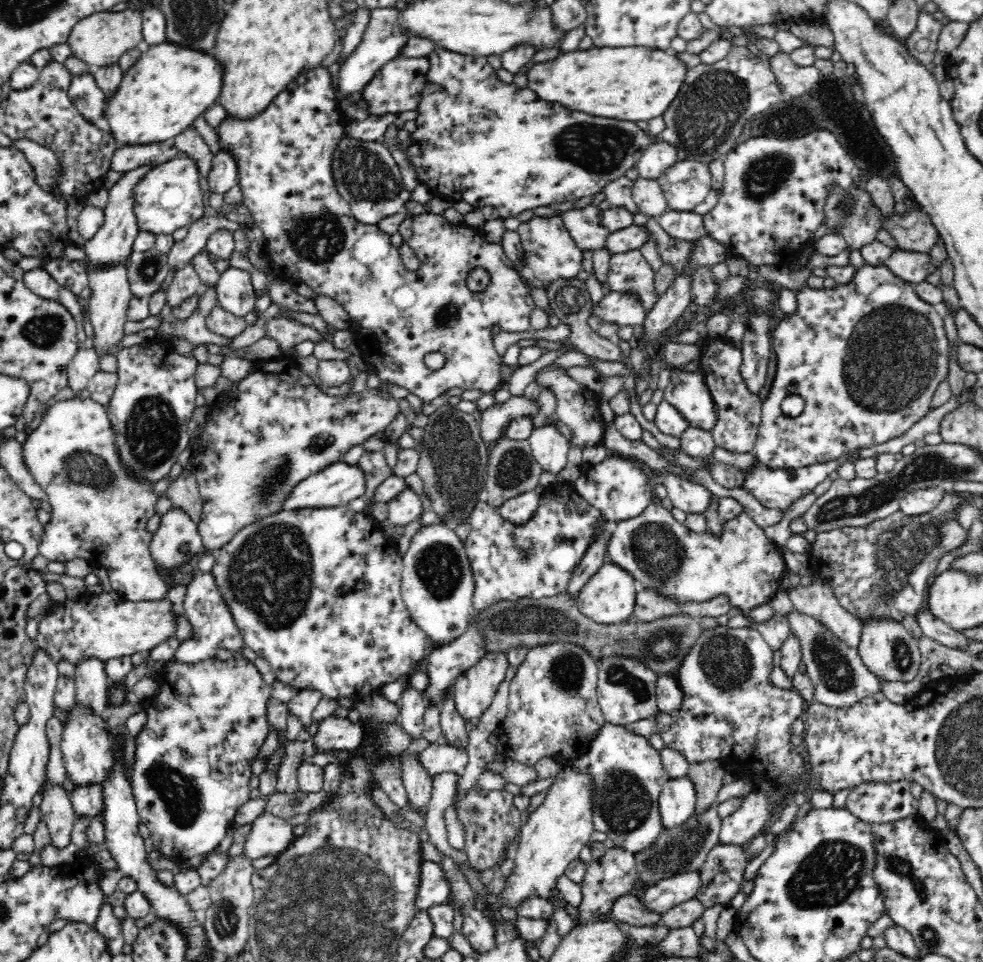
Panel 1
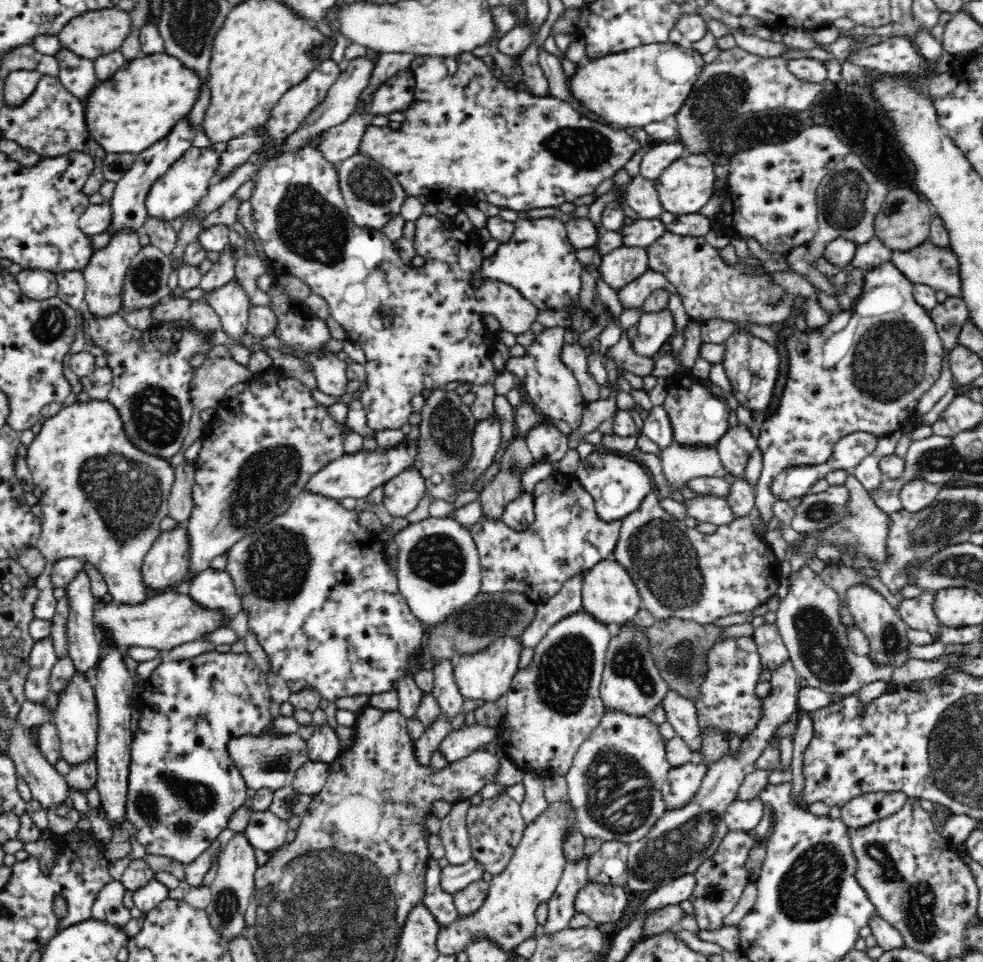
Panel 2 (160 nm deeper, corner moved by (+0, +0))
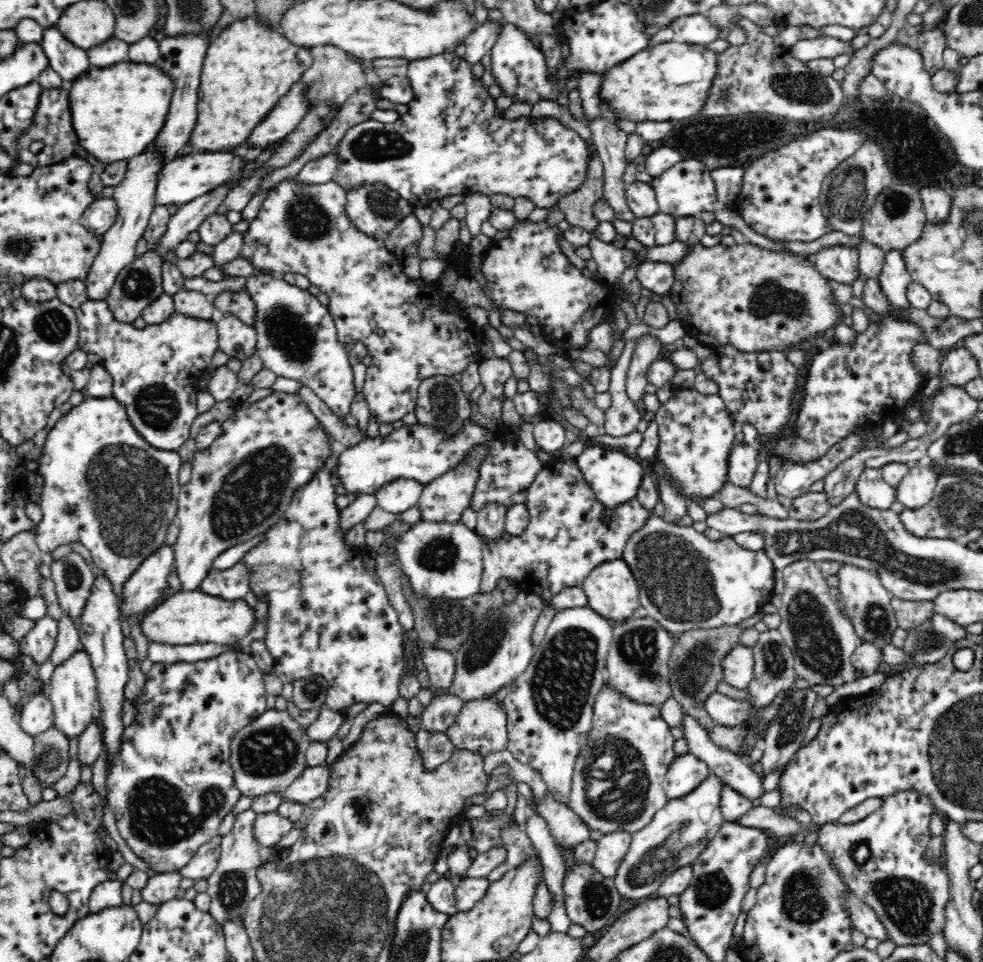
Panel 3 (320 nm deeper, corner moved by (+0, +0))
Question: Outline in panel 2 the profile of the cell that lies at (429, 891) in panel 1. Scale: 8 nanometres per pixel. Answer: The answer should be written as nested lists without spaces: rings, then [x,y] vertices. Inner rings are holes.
[[[475,858],[461,865],[449,864],[440,869],[442,889],[452,895],[481,880],[485,873],[485,868]]]

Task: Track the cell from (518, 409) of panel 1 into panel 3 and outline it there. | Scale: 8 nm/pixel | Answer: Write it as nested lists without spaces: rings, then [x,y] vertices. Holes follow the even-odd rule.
[[[476,448],[470,455],[470,460],[462,462],[452,472],[446,472],[436,481],[423,486],[422,494],[416,504],[420,510],[420,520],[435,523],[460,523],[462,513],[469,507],[472,492],[474,492],[479,465],[486,455],[487,448]]]

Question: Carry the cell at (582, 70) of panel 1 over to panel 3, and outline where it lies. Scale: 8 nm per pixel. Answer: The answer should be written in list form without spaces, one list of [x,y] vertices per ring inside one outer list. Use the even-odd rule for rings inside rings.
[[[669,41],[648,46],[642,52],[618,64],[604,75],[604,83],[599,90],[599,96],[609,104],[618,117],[628,118],[635,123],[640,120],[682,120],[690,118],[702,110],[704,100],[708,98],[714,79],[720,70],[718,53],[706,45],[688,44],[680,41]]]

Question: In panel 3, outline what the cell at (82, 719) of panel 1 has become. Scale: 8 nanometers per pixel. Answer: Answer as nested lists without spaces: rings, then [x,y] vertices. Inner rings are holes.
[[[84,649],[76,650],[68,660],[55,666],[50,680],[49,699],[53,704],[55,727],[68,738],[79,737],[87,724],[90,724],[94,714],[92,704],[96,700],[97,686],[96,674],[90,657]]]

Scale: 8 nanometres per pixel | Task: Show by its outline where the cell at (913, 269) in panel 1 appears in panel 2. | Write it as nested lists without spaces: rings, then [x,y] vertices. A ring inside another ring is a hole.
[[[929,238],[906,251],[893,251],[891,261],[913,284],[928,285],[950,297],[962,297],[960,263],[948,246],[936,246]]]

